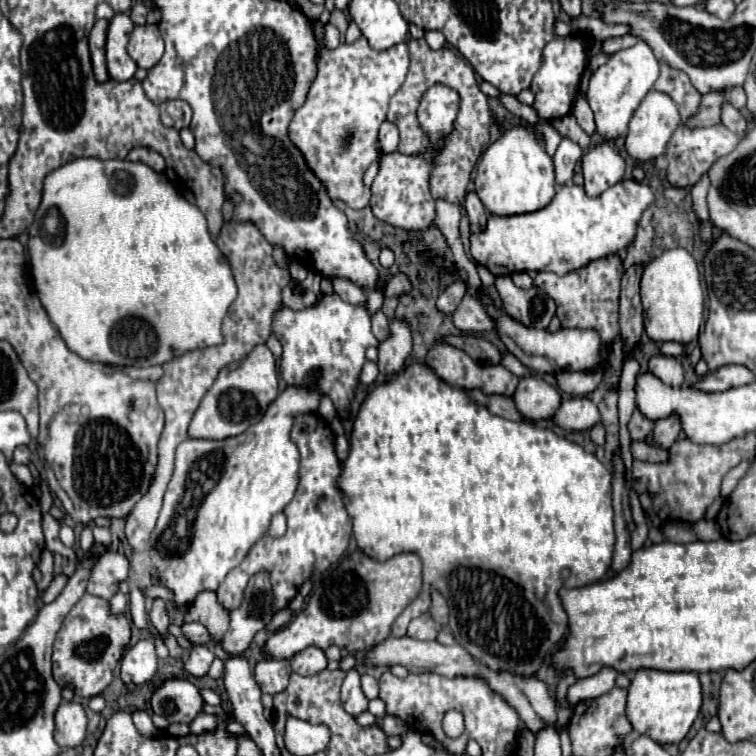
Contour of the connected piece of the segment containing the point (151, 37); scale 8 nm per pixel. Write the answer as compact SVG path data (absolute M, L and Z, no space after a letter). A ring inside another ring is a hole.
M154 24L136 26L130 34L128 54L138 64L138 68L150 70L164 54L164 40L158 32L158 26Z

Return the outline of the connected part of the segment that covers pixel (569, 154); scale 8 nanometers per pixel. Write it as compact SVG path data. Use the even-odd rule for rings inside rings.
M562 138L556 154L554 154L554 168L556 168L556 184L566 184L572 180L574 176L574 168L578 164L578 160L582 158L582 150L576 142L572 142L570 138Z

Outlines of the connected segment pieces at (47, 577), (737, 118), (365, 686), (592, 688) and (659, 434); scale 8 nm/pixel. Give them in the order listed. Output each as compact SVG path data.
M44 549L40 557L40 562L37 564L37 567L42 572L41 580L37 582L38 591L39 593L41 593L46 590L54 577L53 554L47 549Z
M724 102L724 106L722 106L722 124L724 124L728 130L732 130L738 138L744 138L746 128L748 128L744 116L742 116L736 108L732 108L730 102Z
M364 674L364 676L362 676L362 692L364 692L368 698L378 698L378 680L376 680L374 676Z
M604 666L598 674L590 676L590 678L582 678L578 680L574 686L568 688L566 692L566 700L570 706L576 706L580 700L588 700L588 698L598 698L602 694L606 694L608 690L614 688L614 680L620 672L610 668L610 666Z
M676 414L662 418L656 422L656 428L654 428L654 444L662 448L670 448L672 442L680 436L680 432L682 432L682 424Z

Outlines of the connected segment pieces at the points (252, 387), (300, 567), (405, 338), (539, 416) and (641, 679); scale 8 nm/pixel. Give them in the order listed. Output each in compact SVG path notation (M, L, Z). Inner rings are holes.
M264 344L254 346L254 350L248 354L246 360L238 362L236 366L220 370L216 382L202 398L190 422L188 434L190 438L206 438L206 440L224 440L230 436L238 436L264 416L268 404L276 396L278 396L276 359Z
M318 414L298 416L292 428L292 440L300 450L300 484L292 498L292 502L284 508L284 516L288 520L288 530L284 536L262 536L256 546L248 552L240 566L232 568L224 582L218 586L218 600L226 610L238 608L244 598L244 588L252 574L266 570L270 572L272 594L274 594L274 610L282 610L296 596L298 588L310 576L322 574L330 564L334 564L348 548L348 540L352 534L352 522L346 514L342 502L342 490L338 488L338 476L342 472L342 464L334 454L334 434L328 424Z
M390 320L390 338L380 342L378 370L382 376L392 376L404 368L406 358L412 352L412 336L404 320Z
M540 376L522 378L514 396L512 396L518 412L526 420L548 420L554 410L560 406L560 392L546 384Z
M640 668L632 674L628 688L626 714L638 734L650 736L660 744L678 744L688 734L702 704L702 688L696 672L662 672Z

